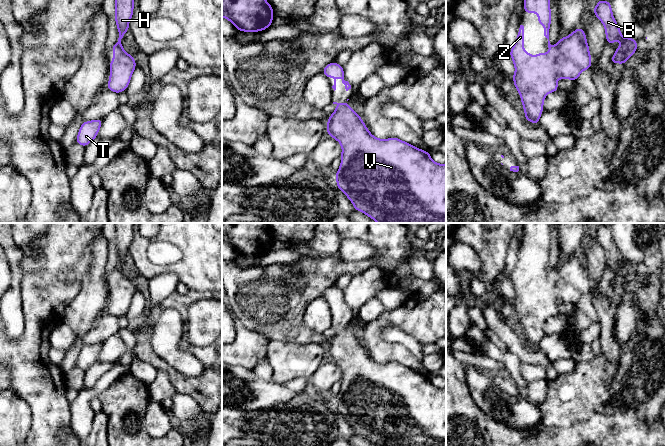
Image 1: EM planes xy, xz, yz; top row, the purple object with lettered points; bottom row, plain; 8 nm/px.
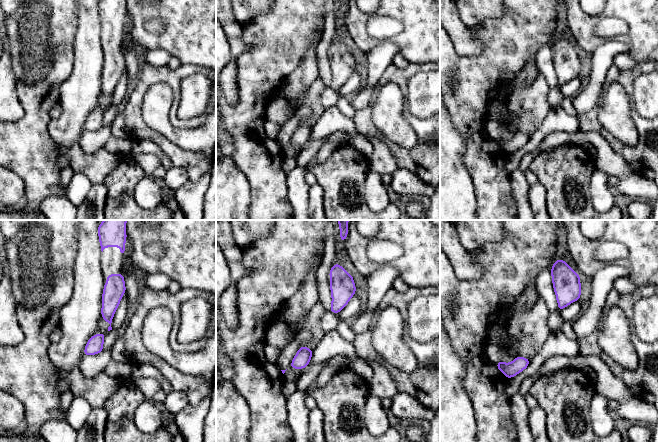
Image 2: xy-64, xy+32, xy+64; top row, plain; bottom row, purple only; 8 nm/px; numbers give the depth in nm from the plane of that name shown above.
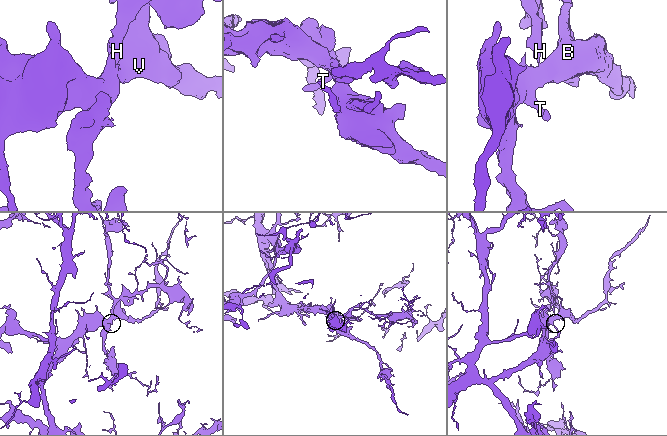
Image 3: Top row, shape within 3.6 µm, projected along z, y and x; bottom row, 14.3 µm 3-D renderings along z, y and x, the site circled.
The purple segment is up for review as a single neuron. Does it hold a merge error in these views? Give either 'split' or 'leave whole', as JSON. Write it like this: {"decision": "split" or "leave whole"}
{"decision": "leave whole"}

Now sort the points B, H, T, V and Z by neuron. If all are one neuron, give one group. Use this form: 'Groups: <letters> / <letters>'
Groups: B H T V Z

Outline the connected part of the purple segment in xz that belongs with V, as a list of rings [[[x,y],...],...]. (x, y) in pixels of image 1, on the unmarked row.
[[[348,326],[337,327],[335,335],[329,340],[327,347],[327,358],[337,364],[341,371],[341,388],[335,399],[337,413],[342,414],[346,421],[351,425],[356,435],[360,435],[376,446],[446,446],[446,387],[438,388],[434,386],[428,375],[424,375],[402,365],[396,361],[388,363],[379,363],[373,360],[364,348],[360,339],[358,339],[349,329]]]

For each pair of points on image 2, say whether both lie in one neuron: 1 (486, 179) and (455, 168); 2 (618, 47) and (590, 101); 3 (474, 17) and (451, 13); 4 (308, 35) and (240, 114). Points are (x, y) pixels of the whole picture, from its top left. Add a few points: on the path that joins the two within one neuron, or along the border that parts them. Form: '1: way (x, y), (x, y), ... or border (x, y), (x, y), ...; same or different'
1: border (464, 150), (463, 164), (471, 178), (475, 195); different
2: way (604, 60), (600, 64), (594, 87); same
3: border (457, 10), (460, 19), (469, 29); different
4: way (288, 54), (257, 85), (254, 94); same

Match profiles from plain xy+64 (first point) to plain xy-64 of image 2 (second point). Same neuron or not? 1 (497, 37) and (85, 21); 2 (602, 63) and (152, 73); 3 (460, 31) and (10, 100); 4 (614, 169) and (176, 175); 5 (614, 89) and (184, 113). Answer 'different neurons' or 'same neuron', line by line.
1: different neurons
2: different neurons
3: same neuron
4: different neurons
5: different neurons

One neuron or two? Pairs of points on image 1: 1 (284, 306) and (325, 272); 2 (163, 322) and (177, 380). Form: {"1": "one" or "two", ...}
{"1": "one", "2": "two"}

